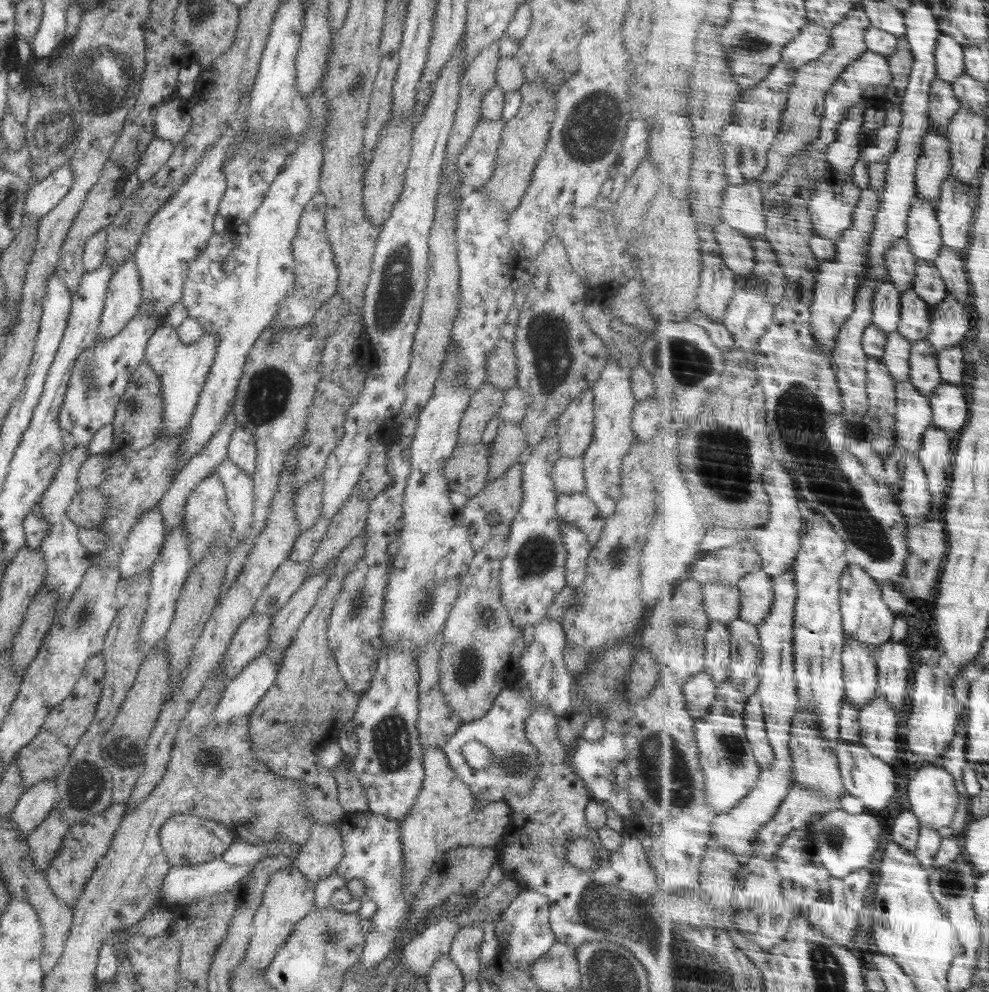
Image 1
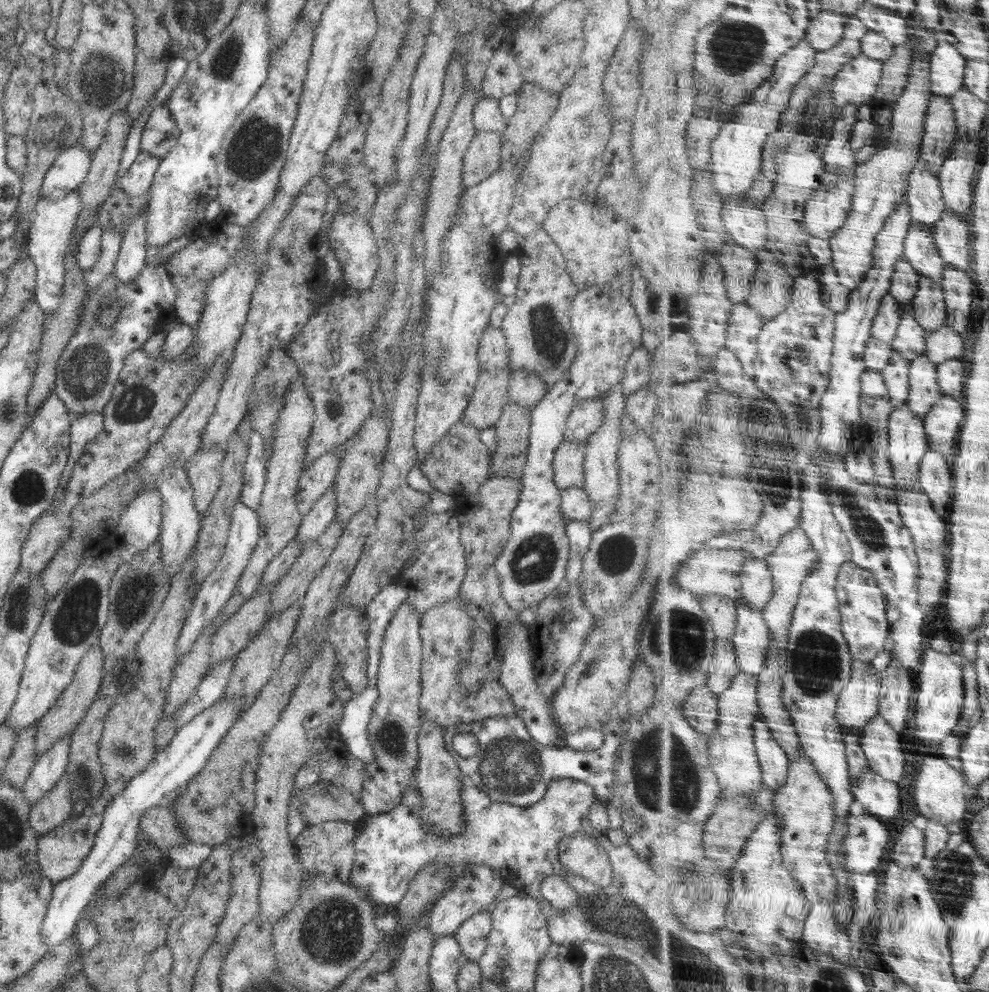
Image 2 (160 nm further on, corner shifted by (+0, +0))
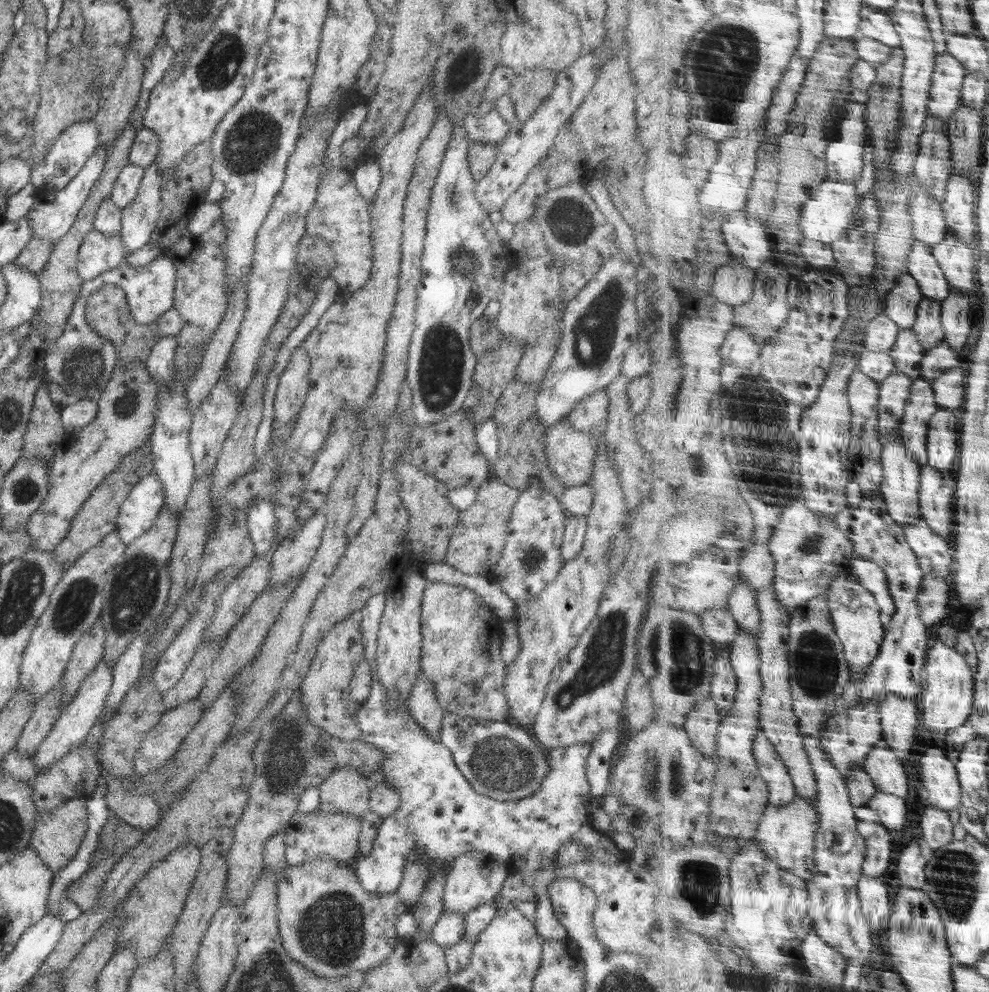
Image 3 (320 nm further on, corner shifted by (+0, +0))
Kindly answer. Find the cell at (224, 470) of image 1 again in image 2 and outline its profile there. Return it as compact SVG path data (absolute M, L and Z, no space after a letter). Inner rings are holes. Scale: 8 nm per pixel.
M242 499L234 503L232 515L230 518L230 530L227 536L227 543L224 554L216 565L216 570L204 580L202 588L198 590L193 600L191 609L186 615L184 624L182 625L180 634L177 638L177 663L187 652L190 652L192 645L198 640L203 630L222 612L226 602L234 593L238 579L242 577L242 573L250 560L252 552L254 552L257 540L260 534L259 514L258 512L246 507L242 503Z

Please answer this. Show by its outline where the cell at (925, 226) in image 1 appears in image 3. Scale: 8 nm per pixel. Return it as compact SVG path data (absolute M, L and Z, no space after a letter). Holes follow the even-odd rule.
M917 240L910 253L909 269L927 298L944 302L954 290L933 250L927 242Z

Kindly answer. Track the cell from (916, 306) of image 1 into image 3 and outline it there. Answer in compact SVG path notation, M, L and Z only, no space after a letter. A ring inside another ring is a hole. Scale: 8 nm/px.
M913 328L901 330L897 345L890 351L897 362L897 369L910 375L915 381L923 374L923 362L927 353L917 331Z

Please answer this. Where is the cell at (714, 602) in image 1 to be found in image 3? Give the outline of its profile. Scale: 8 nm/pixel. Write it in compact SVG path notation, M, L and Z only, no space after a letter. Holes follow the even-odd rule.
M715 608L703 615L703 622L708 636L715 640L719 648L730 649L741 632L741 623L729 608Z

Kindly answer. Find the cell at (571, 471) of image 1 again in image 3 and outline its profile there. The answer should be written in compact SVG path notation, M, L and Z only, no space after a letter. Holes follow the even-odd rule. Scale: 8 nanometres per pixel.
M568 419L551 426L545 434L545 456L552 472L558 480L566 487L587 485L592 477L592 461L596 457L596 446L600 436L586 434L576 430Z

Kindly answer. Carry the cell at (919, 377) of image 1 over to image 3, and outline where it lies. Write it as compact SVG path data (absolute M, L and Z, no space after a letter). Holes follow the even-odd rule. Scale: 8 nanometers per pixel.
M922 376L913 384L913 396L901 428L906 432L906 447L918 456L922 467L929 465L929 432L933 416L939 411L934 383Z

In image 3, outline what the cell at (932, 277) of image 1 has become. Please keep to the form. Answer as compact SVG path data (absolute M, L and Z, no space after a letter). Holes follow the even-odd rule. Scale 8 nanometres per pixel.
M927 298L921 302L919 317L915 327L925 352L934 350L945 342L946 331L943 325L943 302Z

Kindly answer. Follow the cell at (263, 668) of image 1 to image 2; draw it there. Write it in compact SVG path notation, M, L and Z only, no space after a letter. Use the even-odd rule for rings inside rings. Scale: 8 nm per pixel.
M235 694L233 698L222 697L182 729L177 730L169 744L155 753L150 764L142 772L135 774L120 794L109 798L93 847L80 868L71 877L53 885L47 914L42 924L42 937L46 947L58 946L72 936L77 920L95 896L97 889L135 854L140 817L146 810L158 805L166 806L168 799L173 800L172 795L177 795L205 767L228 729L234 726L234 722L237 722L248 706L250 700L243 694Z

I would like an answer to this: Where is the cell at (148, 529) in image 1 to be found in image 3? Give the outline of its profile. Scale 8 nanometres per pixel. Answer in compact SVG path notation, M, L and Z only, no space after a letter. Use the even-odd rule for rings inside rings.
M154 473L142 478L128 493L120 506L115 530L126 546L154 525L165 506L164 495L164 488Z

